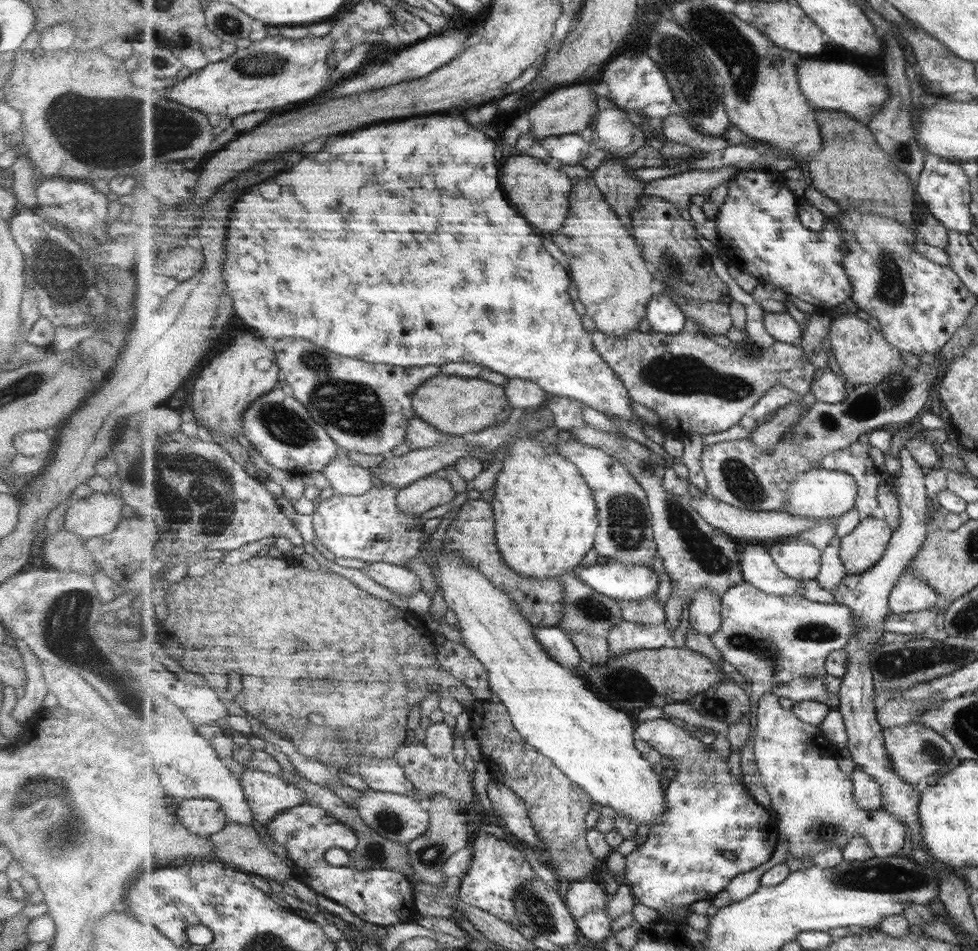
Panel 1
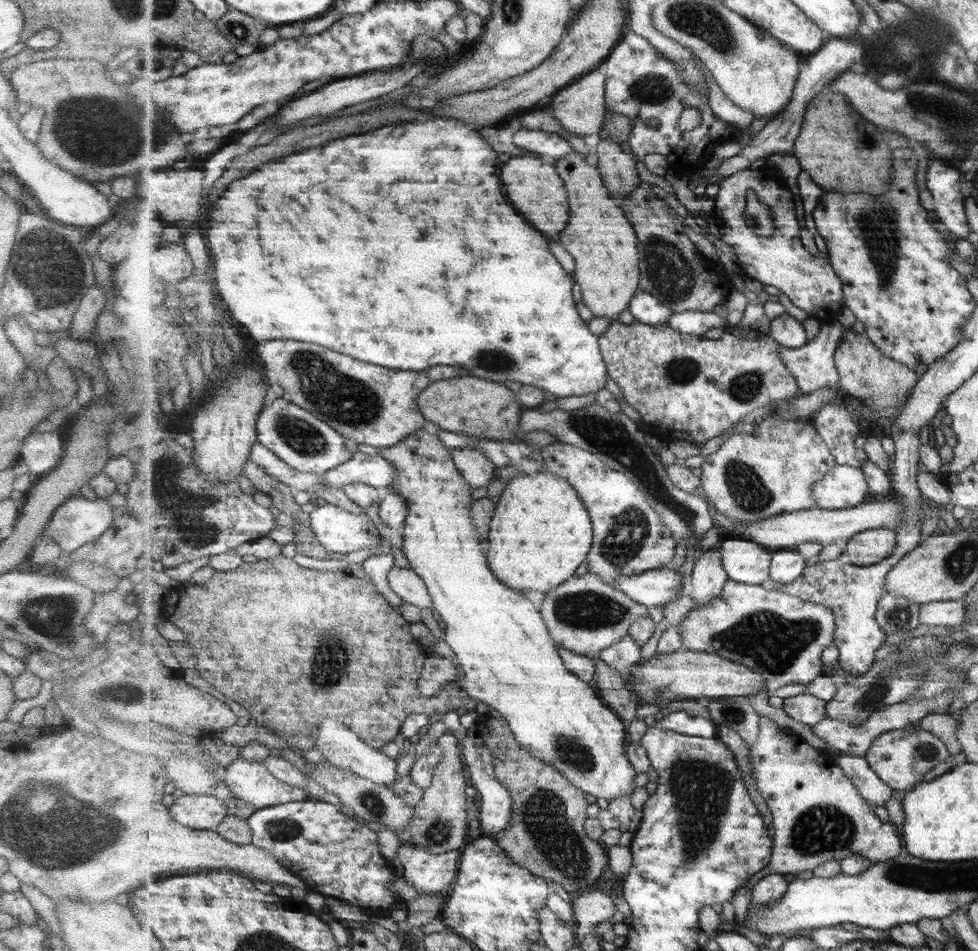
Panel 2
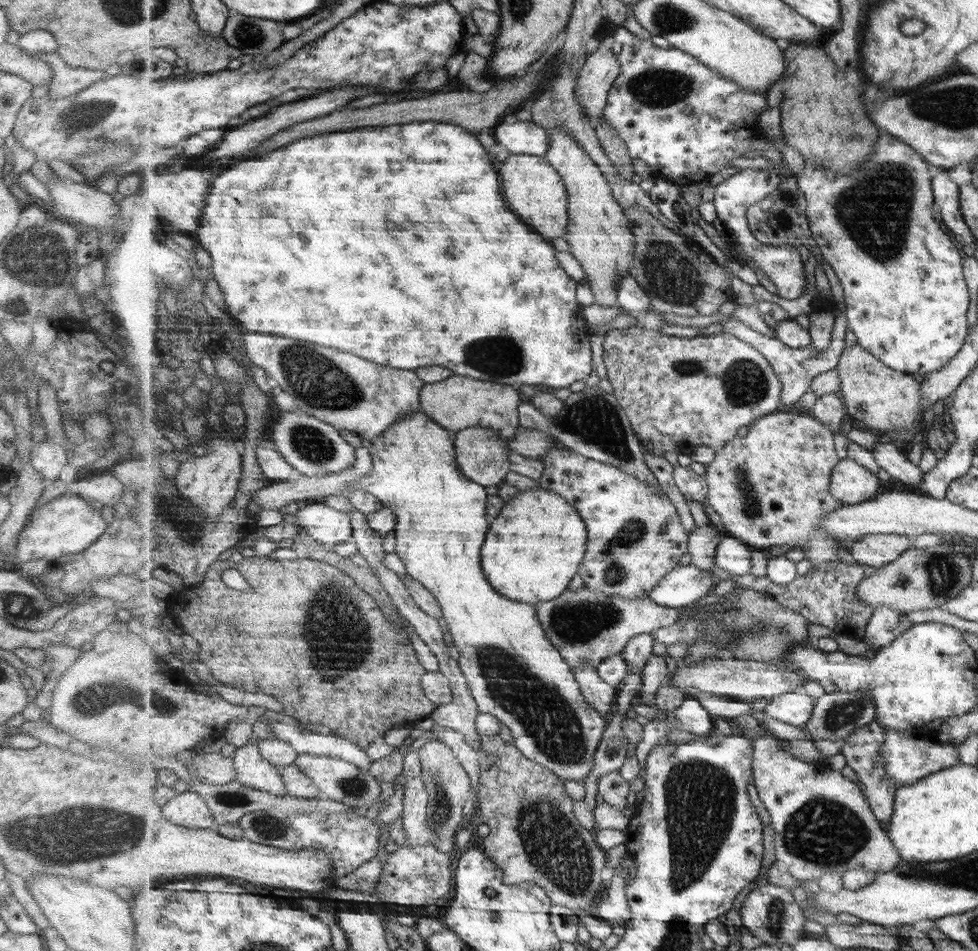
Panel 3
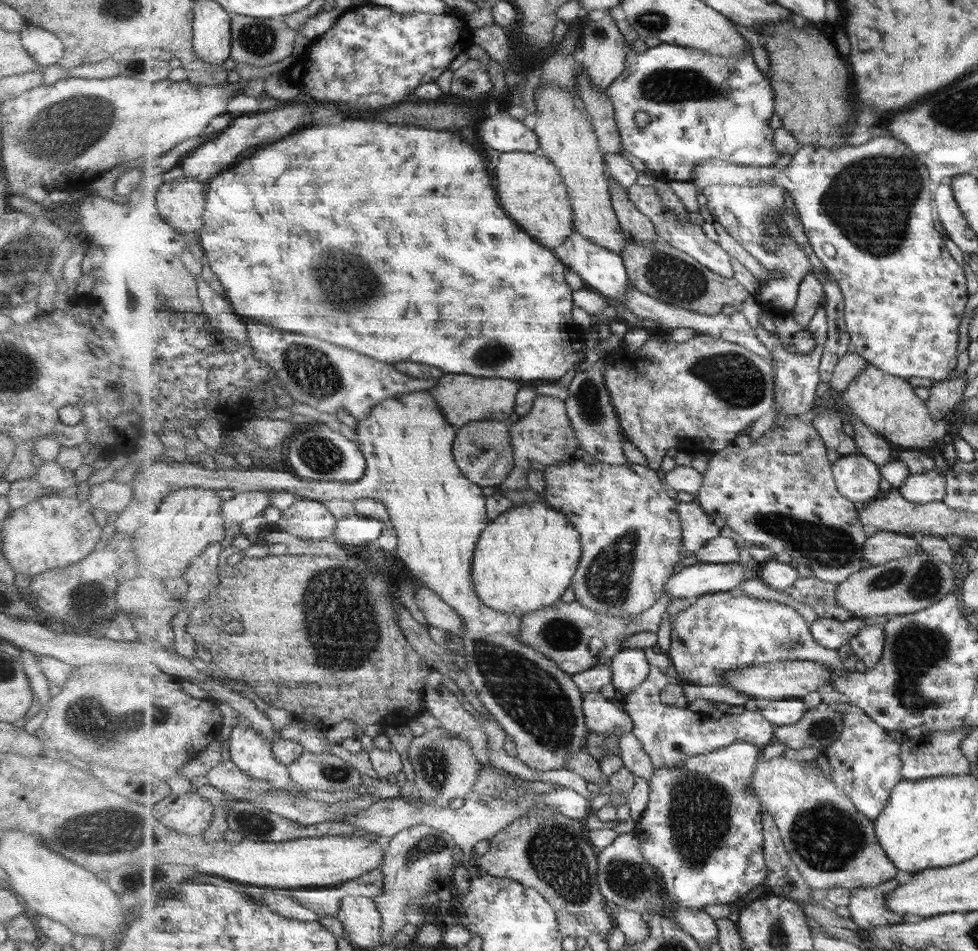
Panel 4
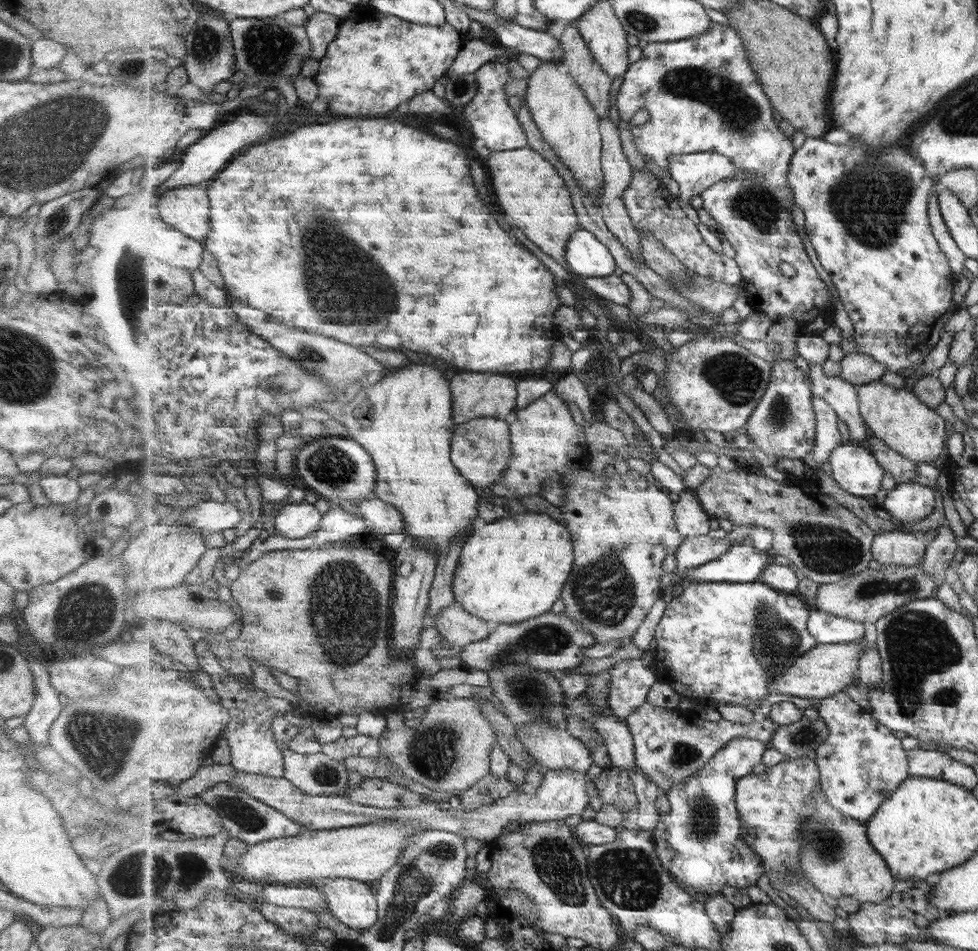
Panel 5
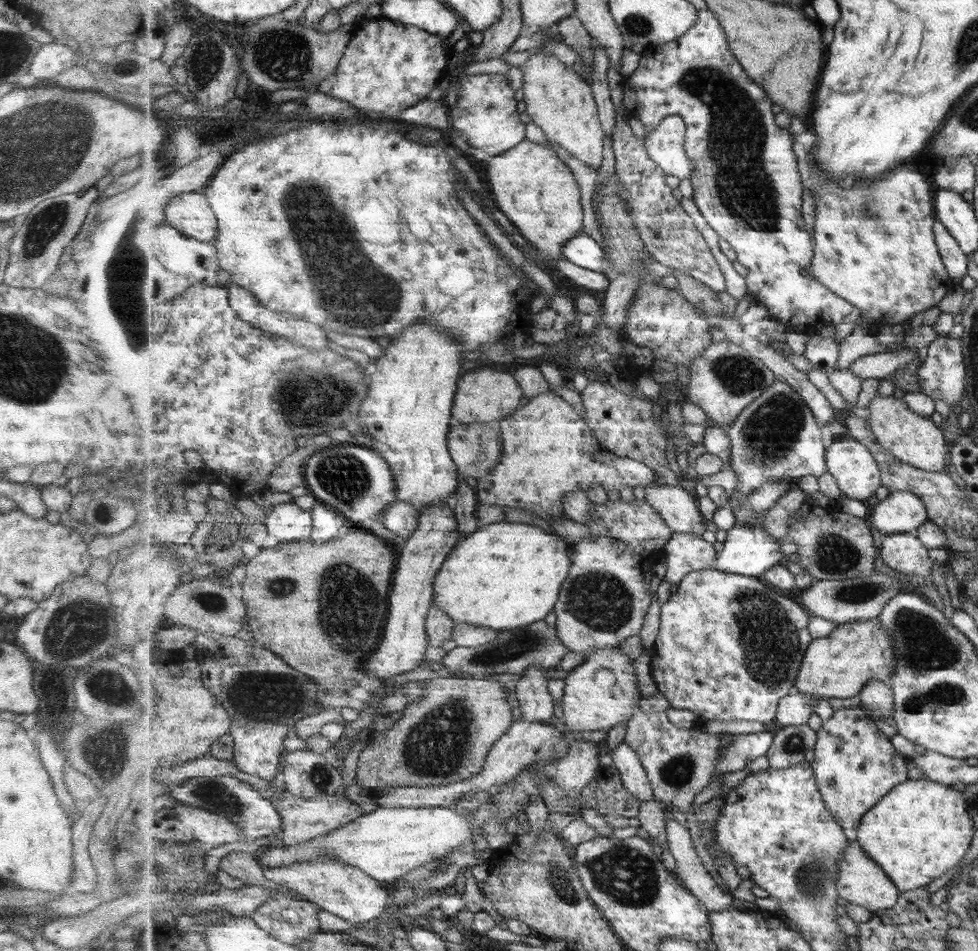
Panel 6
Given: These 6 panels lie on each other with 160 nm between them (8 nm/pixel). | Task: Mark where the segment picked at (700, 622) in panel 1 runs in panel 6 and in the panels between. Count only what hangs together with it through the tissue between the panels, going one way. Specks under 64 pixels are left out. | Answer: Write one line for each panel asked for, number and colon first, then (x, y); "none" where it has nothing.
2: (708, 578)
3: (704, 540)
4: (697, 526)
5: (692, 519)
6: (680, 510)

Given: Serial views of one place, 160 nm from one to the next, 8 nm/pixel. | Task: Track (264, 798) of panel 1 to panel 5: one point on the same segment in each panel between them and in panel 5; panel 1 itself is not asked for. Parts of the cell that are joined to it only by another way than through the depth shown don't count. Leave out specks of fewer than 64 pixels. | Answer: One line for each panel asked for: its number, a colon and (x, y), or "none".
2: (252, 781)
3: (253, 769)
4: (252, 752)
5: (254, 749)

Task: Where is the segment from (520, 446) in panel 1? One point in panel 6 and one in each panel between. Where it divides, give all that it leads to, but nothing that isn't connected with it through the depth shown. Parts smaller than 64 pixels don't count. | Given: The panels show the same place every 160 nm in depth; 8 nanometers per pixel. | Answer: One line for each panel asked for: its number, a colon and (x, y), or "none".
2: (541, 533)
3: (536, 546)
4: (526, 559)
5: (511, 570)
6: (503, 576)

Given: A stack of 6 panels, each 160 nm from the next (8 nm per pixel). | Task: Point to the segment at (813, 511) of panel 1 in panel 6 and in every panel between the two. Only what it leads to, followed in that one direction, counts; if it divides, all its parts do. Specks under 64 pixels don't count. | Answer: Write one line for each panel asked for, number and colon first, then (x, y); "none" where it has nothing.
2: (846, 486)
3: (852, 483)
4: (857, 477)
5: (857, 471)
6: (858, 475)

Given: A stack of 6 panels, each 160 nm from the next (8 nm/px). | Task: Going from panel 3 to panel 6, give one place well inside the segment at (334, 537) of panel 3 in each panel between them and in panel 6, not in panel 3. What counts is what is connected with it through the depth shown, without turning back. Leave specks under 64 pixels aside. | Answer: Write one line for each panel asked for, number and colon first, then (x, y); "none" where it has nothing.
4: (307, 519)
5: (294, 520)
6: (288, 523)

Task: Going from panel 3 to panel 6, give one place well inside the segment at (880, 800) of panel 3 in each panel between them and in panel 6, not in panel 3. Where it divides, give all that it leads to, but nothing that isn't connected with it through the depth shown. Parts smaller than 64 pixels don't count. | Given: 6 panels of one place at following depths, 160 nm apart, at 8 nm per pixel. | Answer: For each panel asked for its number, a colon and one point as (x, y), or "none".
4: (866, 762)
5: (862, 763)
6: (856, 766)

